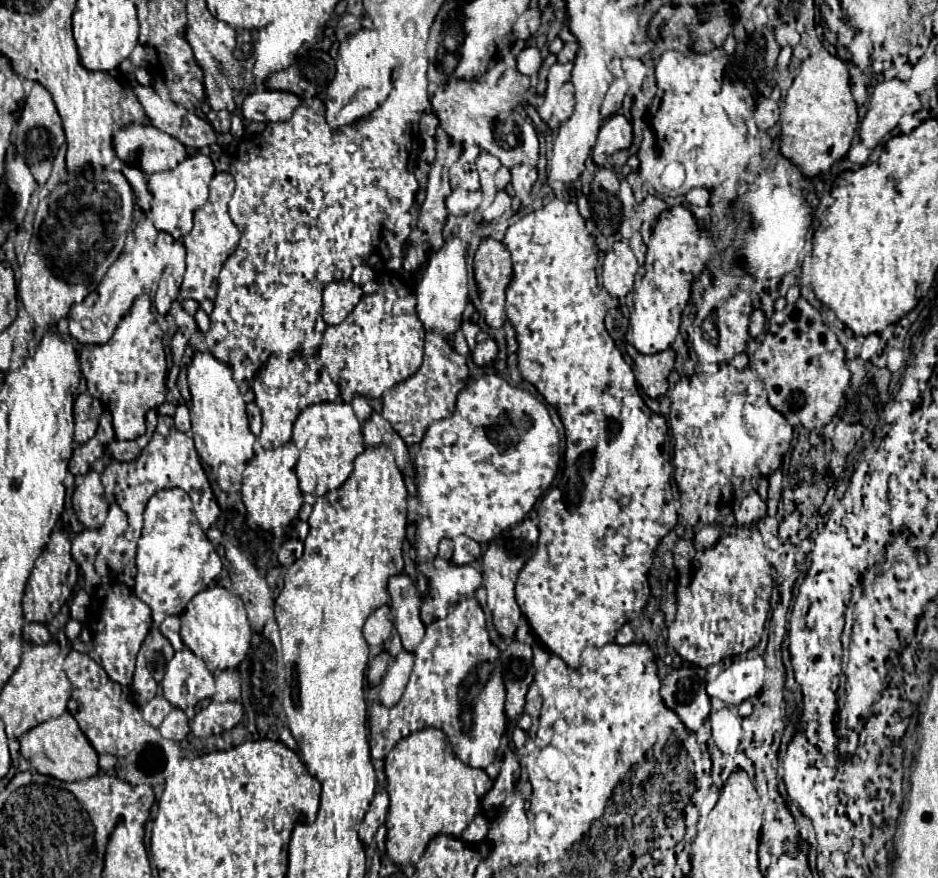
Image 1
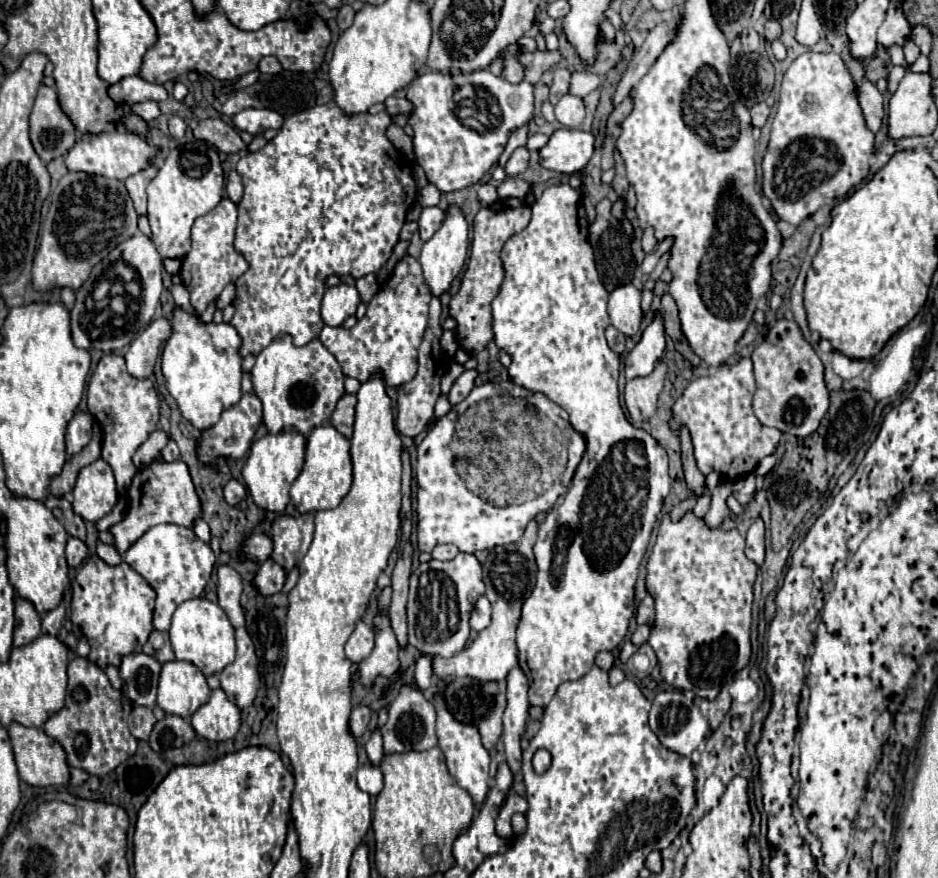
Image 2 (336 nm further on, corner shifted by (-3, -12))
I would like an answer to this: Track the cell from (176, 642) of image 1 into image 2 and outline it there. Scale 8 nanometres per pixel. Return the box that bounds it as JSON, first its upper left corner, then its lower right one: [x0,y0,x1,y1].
[143,631,175,663]

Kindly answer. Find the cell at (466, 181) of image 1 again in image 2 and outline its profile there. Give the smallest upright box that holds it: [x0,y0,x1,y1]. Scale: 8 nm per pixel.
[477,183,499,207]

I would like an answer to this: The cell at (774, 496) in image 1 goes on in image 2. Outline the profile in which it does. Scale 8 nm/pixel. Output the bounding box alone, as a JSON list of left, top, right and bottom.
[745,517,765,565]

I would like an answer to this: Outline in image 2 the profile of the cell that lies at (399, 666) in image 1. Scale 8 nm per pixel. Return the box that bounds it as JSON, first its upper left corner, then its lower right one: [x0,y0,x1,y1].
[365,727,383,765]

